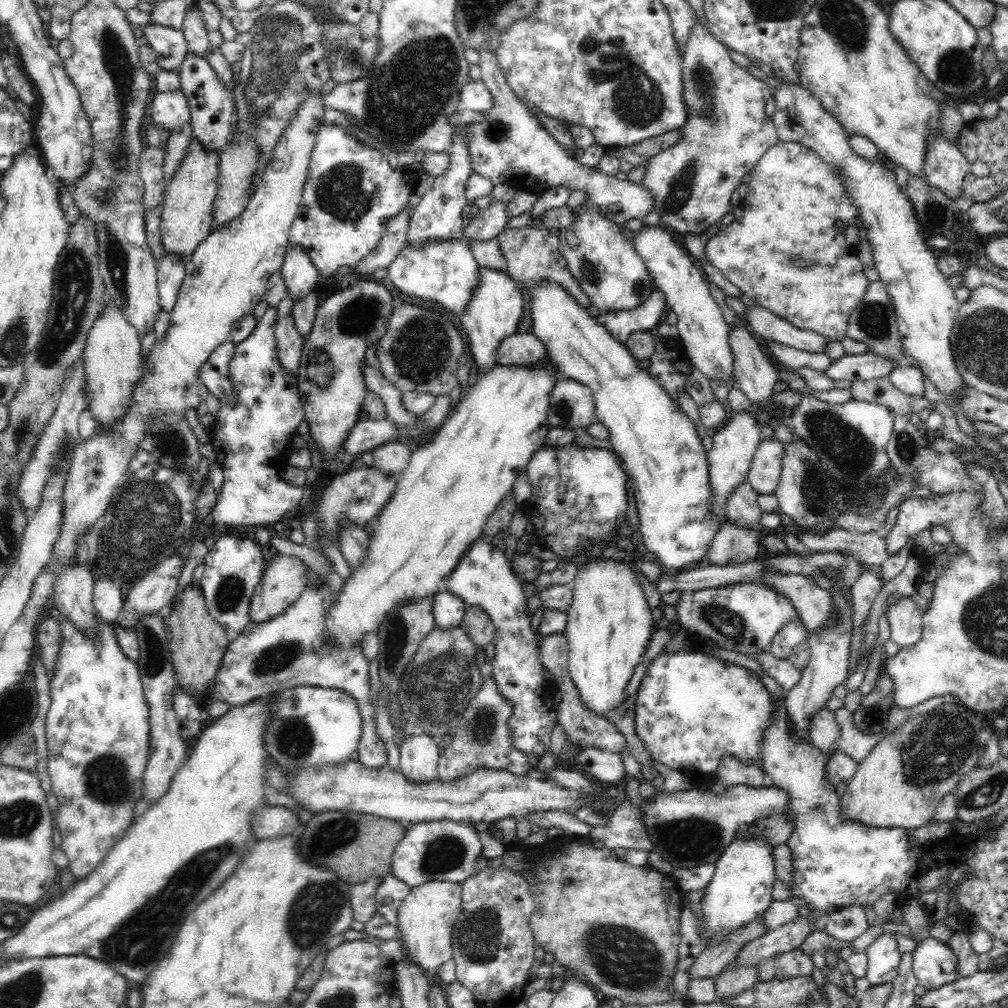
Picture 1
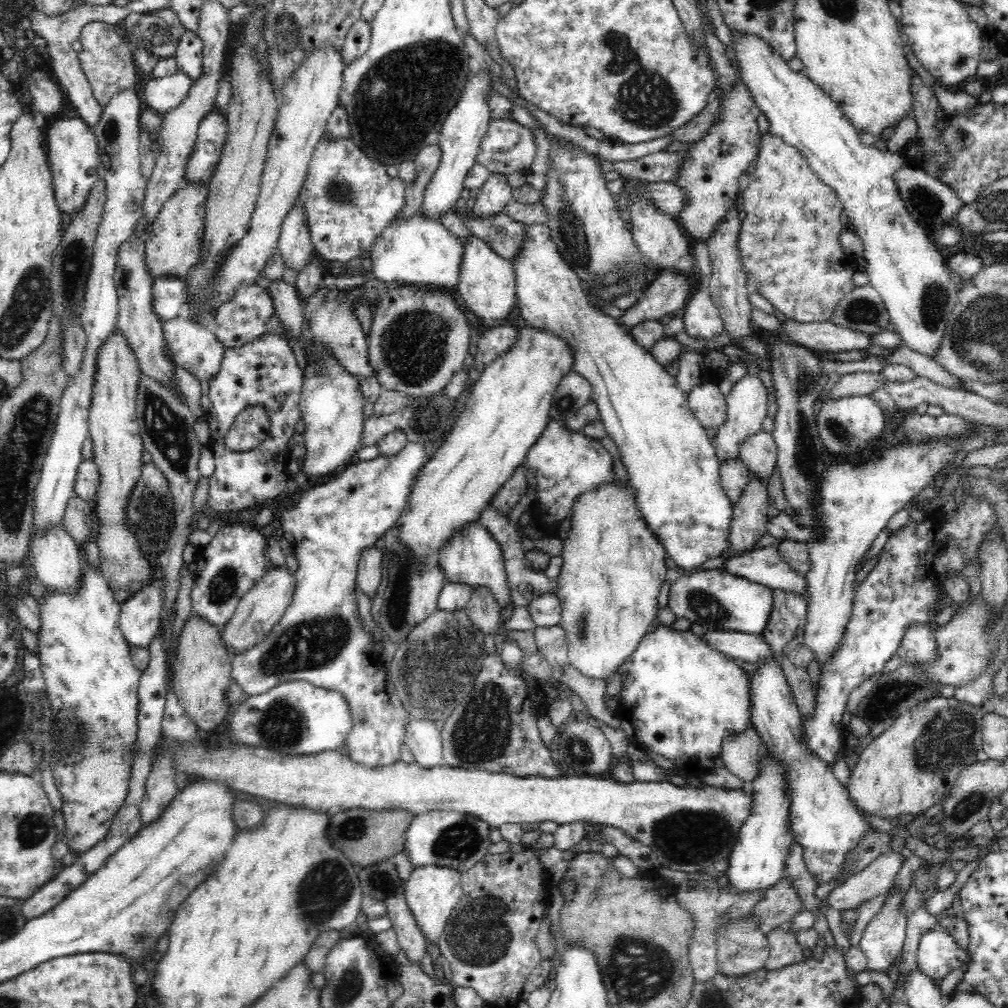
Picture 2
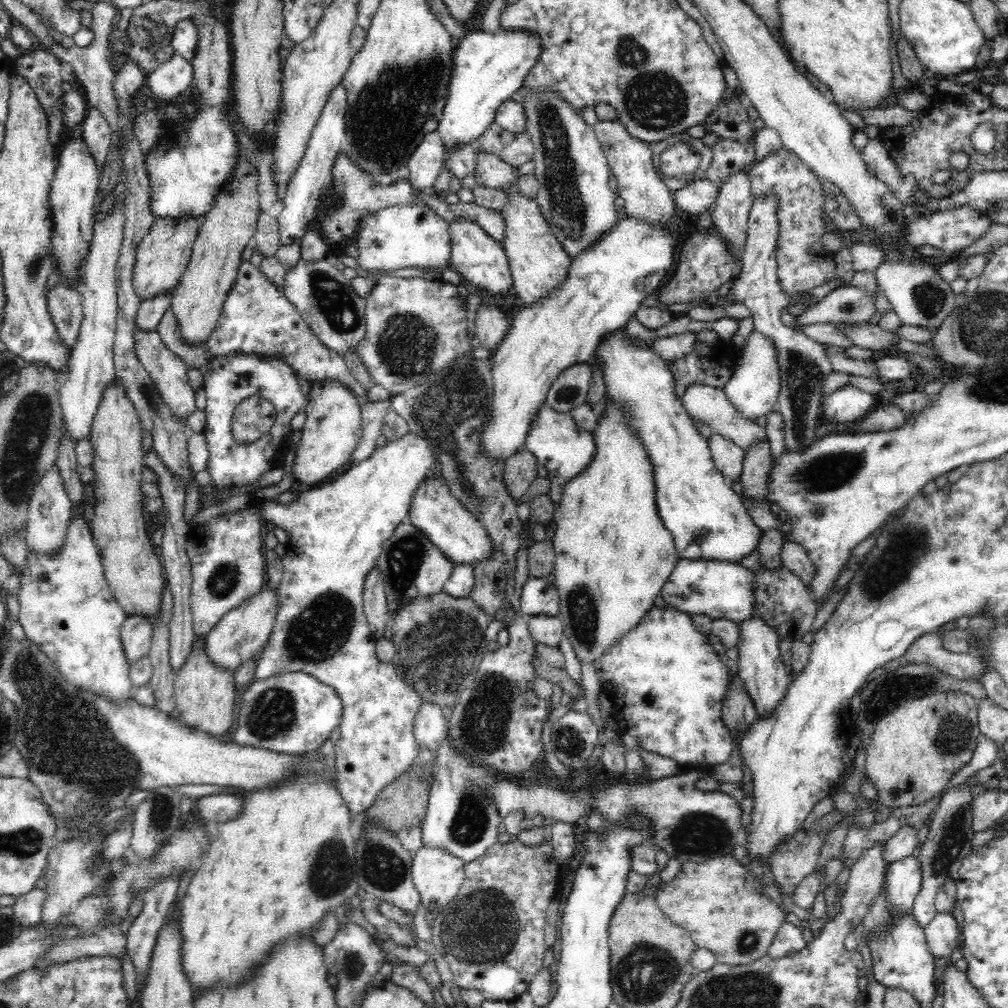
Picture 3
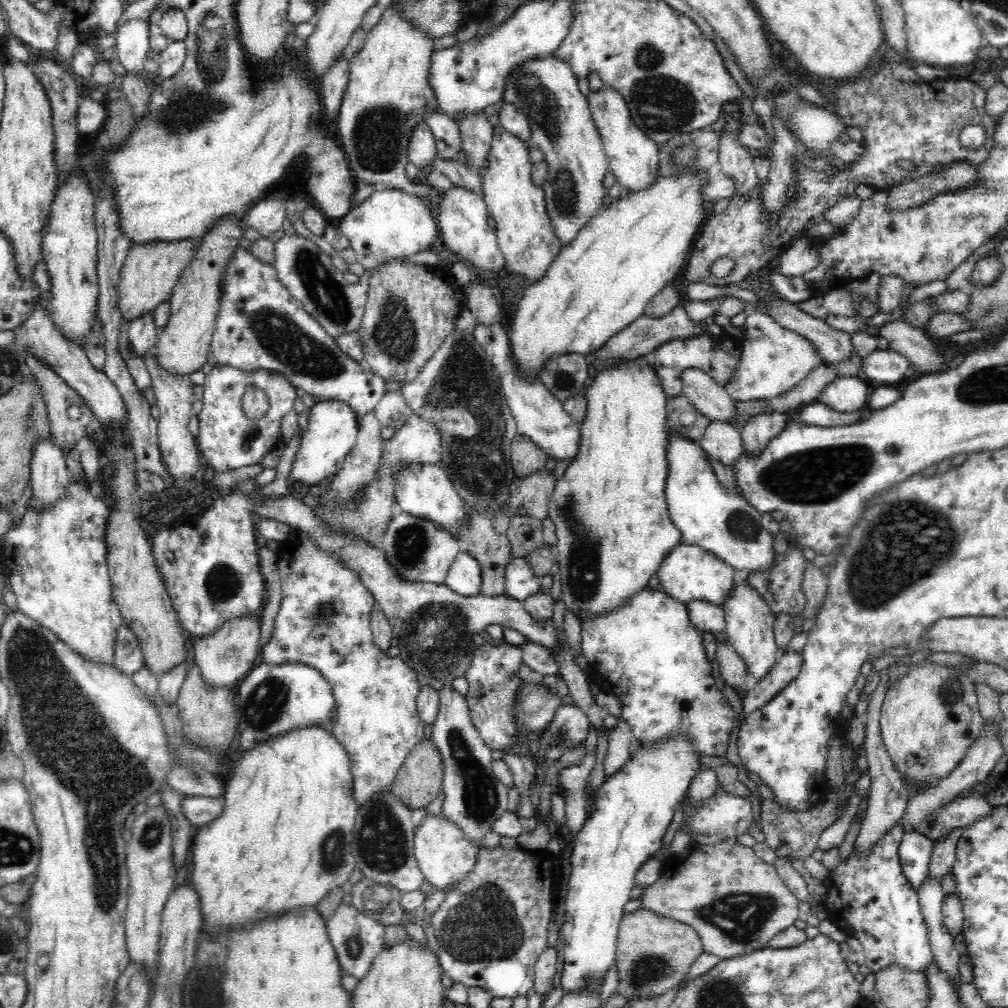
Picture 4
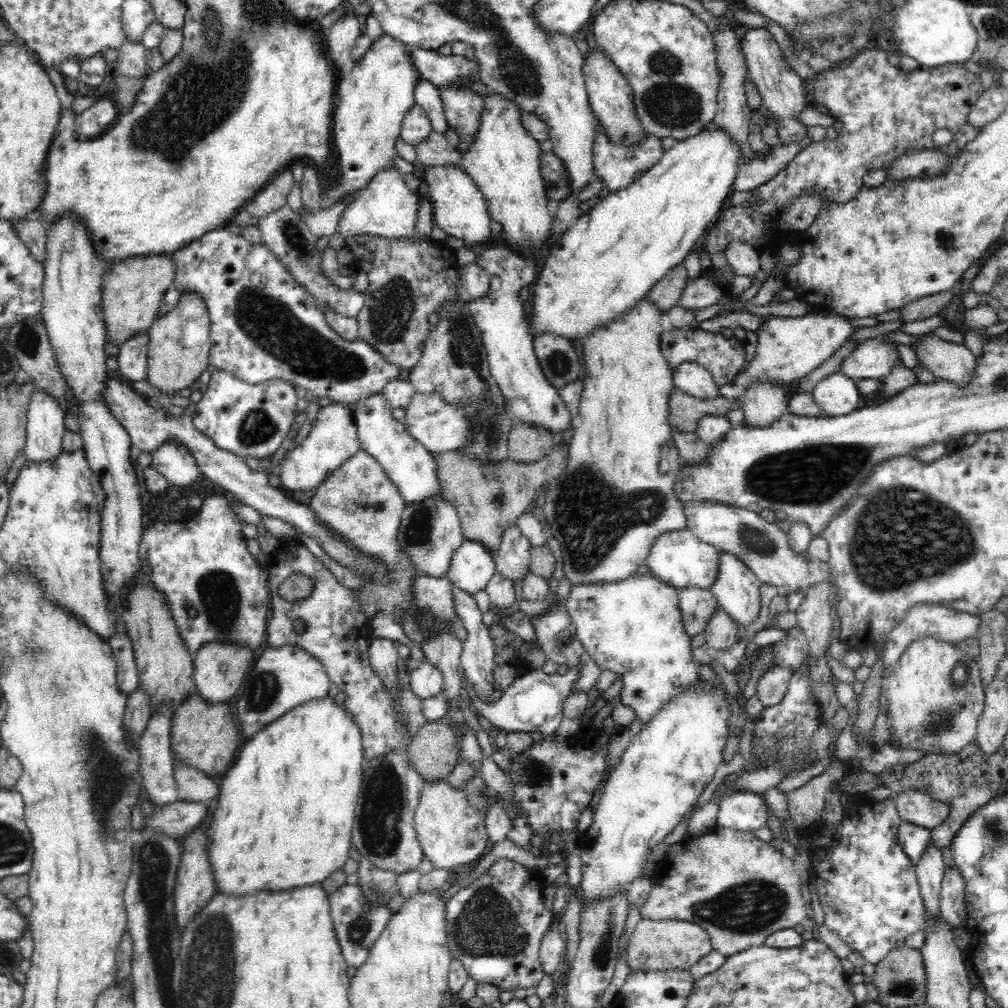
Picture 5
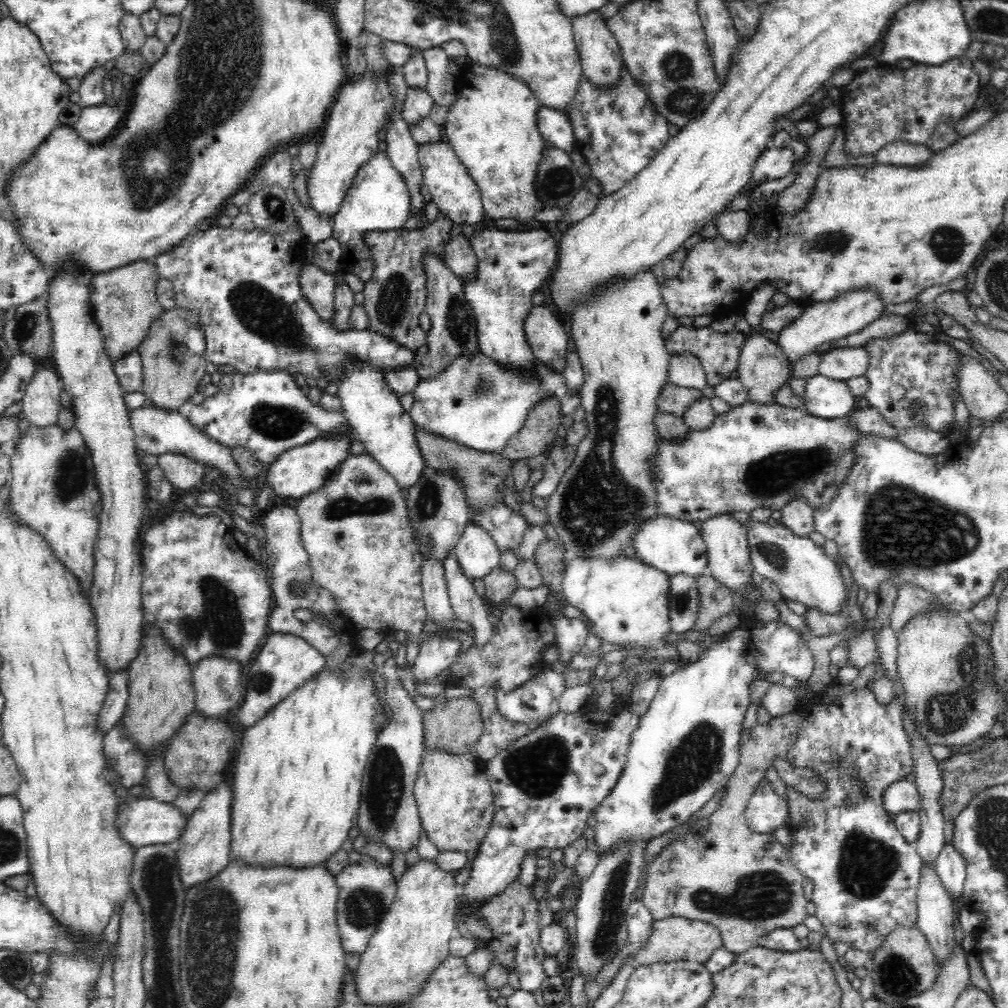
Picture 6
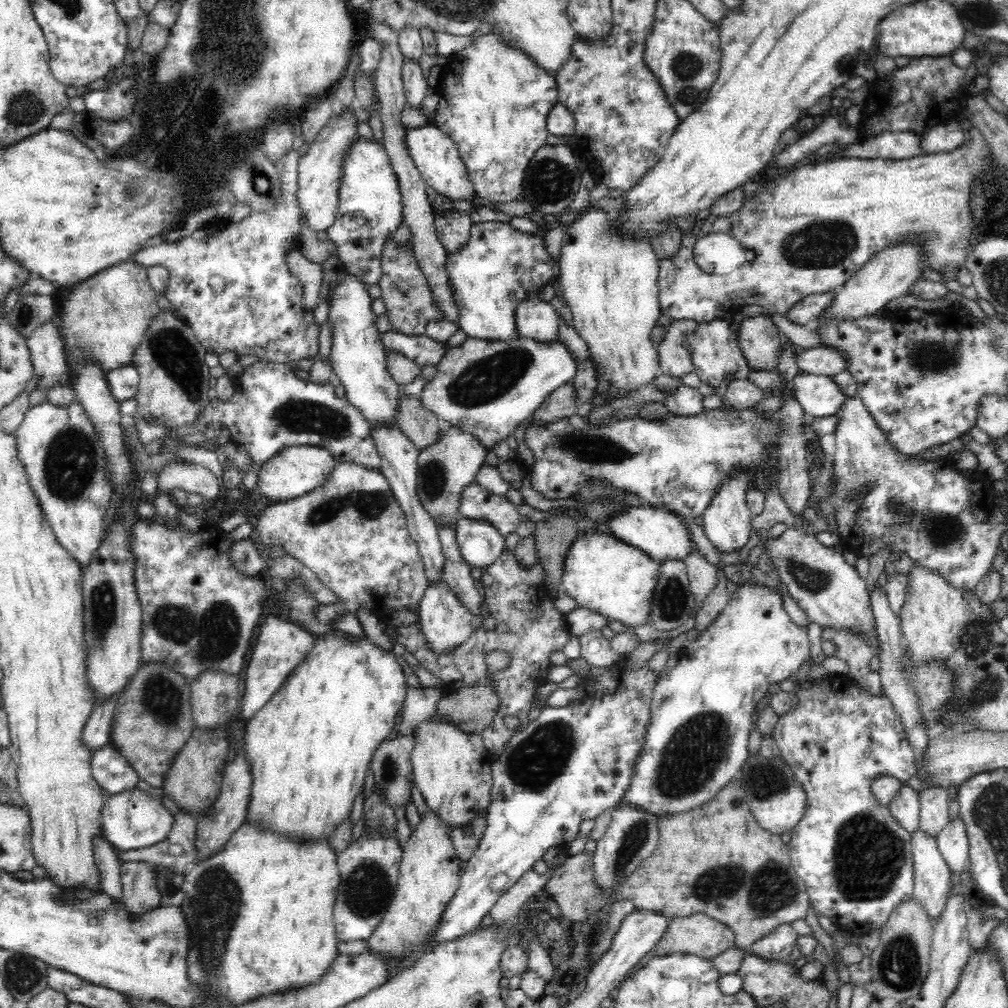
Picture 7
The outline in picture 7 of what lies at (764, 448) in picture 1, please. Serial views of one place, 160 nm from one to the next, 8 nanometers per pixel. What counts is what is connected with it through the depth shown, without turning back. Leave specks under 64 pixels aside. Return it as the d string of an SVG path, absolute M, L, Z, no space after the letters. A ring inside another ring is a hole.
M682 320L676 321L672 326L668 326L668 332L666 332L666 337L664 341L657 345L659 352L659 368L660 374L668 375L670 377L676 377L682 379L684 376L690 372L695 372L695 366L692 362L692 357L683 345L683 337L690 332L696 331L698 328L698 323L695 320Z

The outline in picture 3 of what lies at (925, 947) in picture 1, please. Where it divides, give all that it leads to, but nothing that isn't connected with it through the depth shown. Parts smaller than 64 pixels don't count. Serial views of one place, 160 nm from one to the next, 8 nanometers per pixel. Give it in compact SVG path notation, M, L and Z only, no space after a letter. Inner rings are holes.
M937 912L923 931L934 964L941 967L941 963L948 961L958 946L958 924L954 915Z

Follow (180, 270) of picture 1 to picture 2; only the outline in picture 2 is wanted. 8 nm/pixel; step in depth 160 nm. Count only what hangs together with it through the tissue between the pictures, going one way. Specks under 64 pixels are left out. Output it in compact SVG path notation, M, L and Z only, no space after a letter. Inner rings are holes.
M160 277L153 282L153 309L161 322L178 317L182 305L187 304L186 277Z

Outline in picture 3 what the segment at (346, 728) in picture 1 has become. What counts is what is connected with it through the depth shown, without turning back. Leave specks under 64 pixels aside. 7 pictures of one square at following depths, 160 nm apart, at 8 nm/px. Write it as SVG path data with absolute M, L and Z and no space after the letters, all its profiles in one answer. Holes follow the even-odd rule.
M297 672L266 680L266 682L252 681L242 694L240 710L236 712L236 730L232 742L241 746L252 746L263 750L290 755L310 754L320 749L330 740L332 732L339 726L344 716L342 700L336 689L319 682L310 674Z

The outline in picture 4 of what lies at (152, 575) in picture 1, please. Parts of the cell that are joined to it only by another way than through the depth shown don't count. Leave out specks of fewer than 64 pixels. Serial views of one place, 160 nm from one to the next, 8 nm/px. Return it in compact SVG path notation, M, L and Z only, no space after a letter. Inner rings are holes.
M122 625L117 632L115 642L116 669L124 675L132 676L144 665L141 644L128 625Z

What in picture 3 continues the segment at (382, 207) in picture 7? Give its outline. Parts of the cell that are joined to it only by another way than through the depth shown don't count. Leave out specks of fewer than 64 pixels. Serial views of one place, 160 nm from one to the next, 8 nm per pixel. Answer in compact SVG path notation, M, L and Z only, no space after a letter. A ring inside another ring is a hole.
M390 206L376 214L370 214L370 218L362 222L354 243L360 249L358 266L363 274L374 269L396 271L418 267L426 271L440 270L451 264L450 224L428 207Z

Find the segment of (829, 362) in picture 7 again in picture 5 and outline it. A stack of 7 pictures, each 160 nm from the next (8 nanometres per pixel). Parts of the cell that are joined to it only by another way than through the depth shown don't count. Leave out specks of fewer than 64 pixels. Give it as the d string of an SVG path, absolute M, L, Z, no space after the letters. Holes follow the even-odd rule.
M868 339L844 359L840 372L856 380L882 380L901 362L897 348L879 340Z

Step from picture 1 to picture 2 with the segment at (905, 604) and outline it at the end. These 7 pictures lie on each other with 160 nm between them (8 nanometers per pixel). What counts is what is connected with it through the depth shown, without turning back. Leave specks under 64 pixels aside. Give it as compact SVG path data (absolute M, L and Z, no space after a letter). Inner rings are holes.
M910 622L906 624L897 653L903 658L902 664L912 662L932 662L936 654L934 633L928 624Z

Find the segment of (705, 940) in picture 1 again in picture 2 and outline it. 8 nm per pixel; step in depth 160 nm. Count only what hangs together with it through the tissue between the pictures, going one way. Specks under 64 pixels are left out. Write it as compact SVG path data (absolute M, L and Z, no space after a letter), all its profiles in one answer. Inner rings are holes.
M764 756L758 776L752 781L753 800L752 814L741 826L734 848L730 851L723 876L727 878L729 891L736 893L762 893L771 889L783 878L784 861L788 856L792 834L790 834L789 807L790 799L784 785L782 765Z

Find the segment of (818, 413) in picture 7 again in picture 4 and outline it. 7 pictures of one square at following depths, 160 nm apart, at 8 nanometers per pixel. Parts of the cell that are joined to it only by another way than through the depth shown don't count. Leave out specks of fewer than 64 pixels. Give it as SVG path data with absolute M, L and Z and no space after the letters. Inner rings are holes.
M855 376L836 377L824 388L818 400L839 413L862 410L866 401L866 383Z

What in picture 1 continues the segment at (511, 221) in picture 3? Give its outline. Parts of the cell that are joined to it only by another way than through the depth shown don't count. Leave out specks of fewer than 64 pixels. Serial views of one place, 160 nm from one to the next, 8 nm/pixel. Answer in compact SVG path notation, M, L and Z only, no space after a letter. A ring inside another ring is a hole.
M540 281L529 289L533 300L532 332L545 345L551 362L557 366L556 380L572 379L593 392L597 418L610 431L610 446L621 456L624 468L630 475L643 543L648 552L653 554L652 560L661 570L667 568L678 571L694 560L704 559L720 524L710 509L707 452L692 421L674 407L664 389L650 377L647 370L642 370L639 360L634 359L624 345L612 339L606 329L599 326L594 319L594 312L588 313L587 308L578 305L576 299L550 281Z

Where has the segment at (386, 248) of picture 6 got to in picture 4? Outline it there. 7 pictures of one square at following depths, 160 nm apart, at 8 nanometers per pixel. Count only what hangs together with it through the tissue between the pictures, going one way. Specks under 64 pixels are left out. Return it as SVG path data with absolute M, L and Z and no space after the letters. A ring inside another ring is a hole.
M404 259L390 260L386 266L385 264L382 264L382 266L380 265L372 270L372 277L370 278L369 289L367 292L367 303L365 304L365 312L362 318L362 327L358 333L362 344L361 350L363 359L369 366L368 370L372 371L376 377L382 378L384 382L397 382L400 383L401 386L412 382L418 374L420 374L426 361L429 361L430 358L433 357L433 354L437 352L440 345L442 345L442 342L446 342L446 338L457 331L456 322L460 317L460 313L464 310L465 304L465 295L462 286L454 280L454 276L451 276L450 270L439 270L435 266L415 266L414 264L405 264L403 260Z

